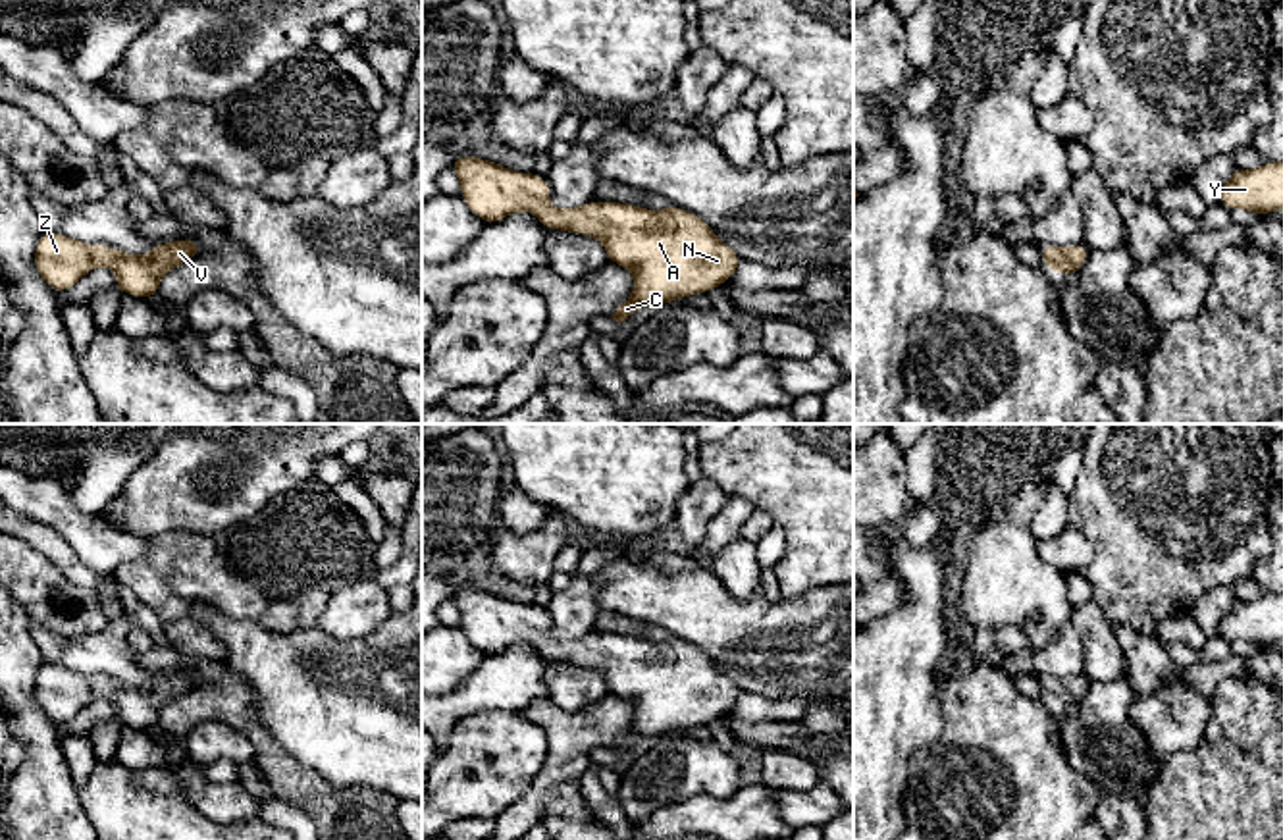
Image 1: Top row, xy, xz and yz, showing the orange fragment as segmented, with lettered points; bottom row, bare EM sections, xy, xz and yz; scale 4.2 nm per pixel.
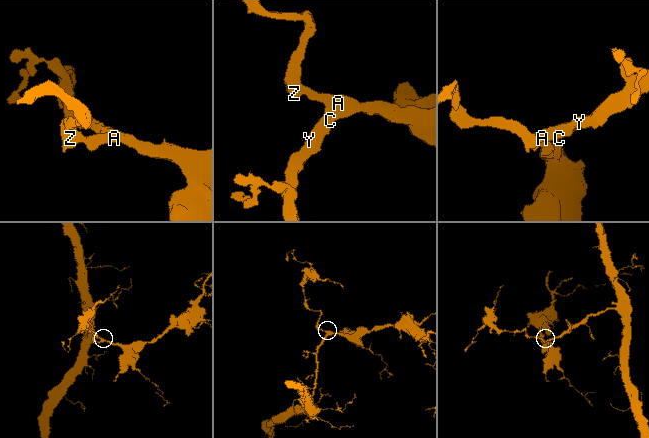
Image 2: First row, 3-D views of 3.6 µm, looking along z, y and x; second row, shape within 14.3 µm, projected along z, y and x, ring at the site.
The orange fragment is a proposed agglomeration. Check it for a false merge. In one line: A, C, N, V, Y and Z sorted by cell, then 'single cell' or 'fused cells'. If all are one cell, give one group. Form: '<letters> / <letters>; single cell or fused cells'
A C N V Y Z; single cell

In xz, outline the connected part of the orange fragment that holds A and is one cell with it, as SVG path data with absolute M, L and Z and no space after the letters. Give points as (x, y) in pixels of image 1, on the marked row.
M474 156L453 158L460 197L485 223L514 212L534 212L543 227L582 233L605 245L609 262L634 274L634 289L611 316L626 322L636 310L701 295L724 285L742 264L711 225L688 210L647 210L622 202L595 202L559 210L547 202L551 183Z

